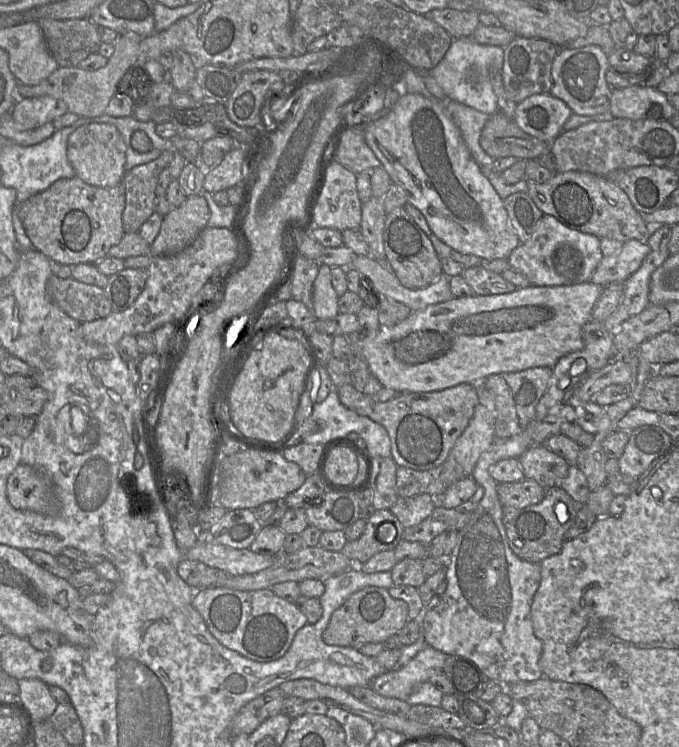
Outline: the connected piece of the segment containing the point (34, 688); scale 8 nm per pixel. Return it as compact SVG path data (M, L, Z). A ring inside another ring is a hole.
M39 679L19 680L19 695L20 701L38 722L48 720L58 706L49 686Z

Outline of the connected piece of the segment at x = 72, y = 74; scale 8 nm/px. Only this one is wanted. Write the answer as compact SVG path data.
M133 32L119 34L114 42L115 51L104 67L94 71L78 67L58 67L37 85L28 86L17 83L17 98L51 96L63 100L68 111L80 117L101 116L105 114L110 99L117 93L117 84L122 76L130 67L136 65L142 39L143 37Z

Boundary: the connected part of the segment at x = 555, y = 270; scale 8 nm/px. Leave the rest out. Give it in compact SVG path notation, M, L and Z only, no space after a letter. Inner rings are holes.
M543 215L528 241L519 244L507 260L510 269L524 275L530 286L563 286L590 280L603 257L598 237L570 229L551 215Z

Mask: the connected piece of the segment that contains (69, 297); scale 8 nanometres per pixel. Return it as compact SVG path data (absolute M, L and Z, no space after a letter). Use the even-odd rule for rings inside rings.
M51 275L46 282L49 299L73 319L91 322L112 313L103 288L76 281L72 277Z

